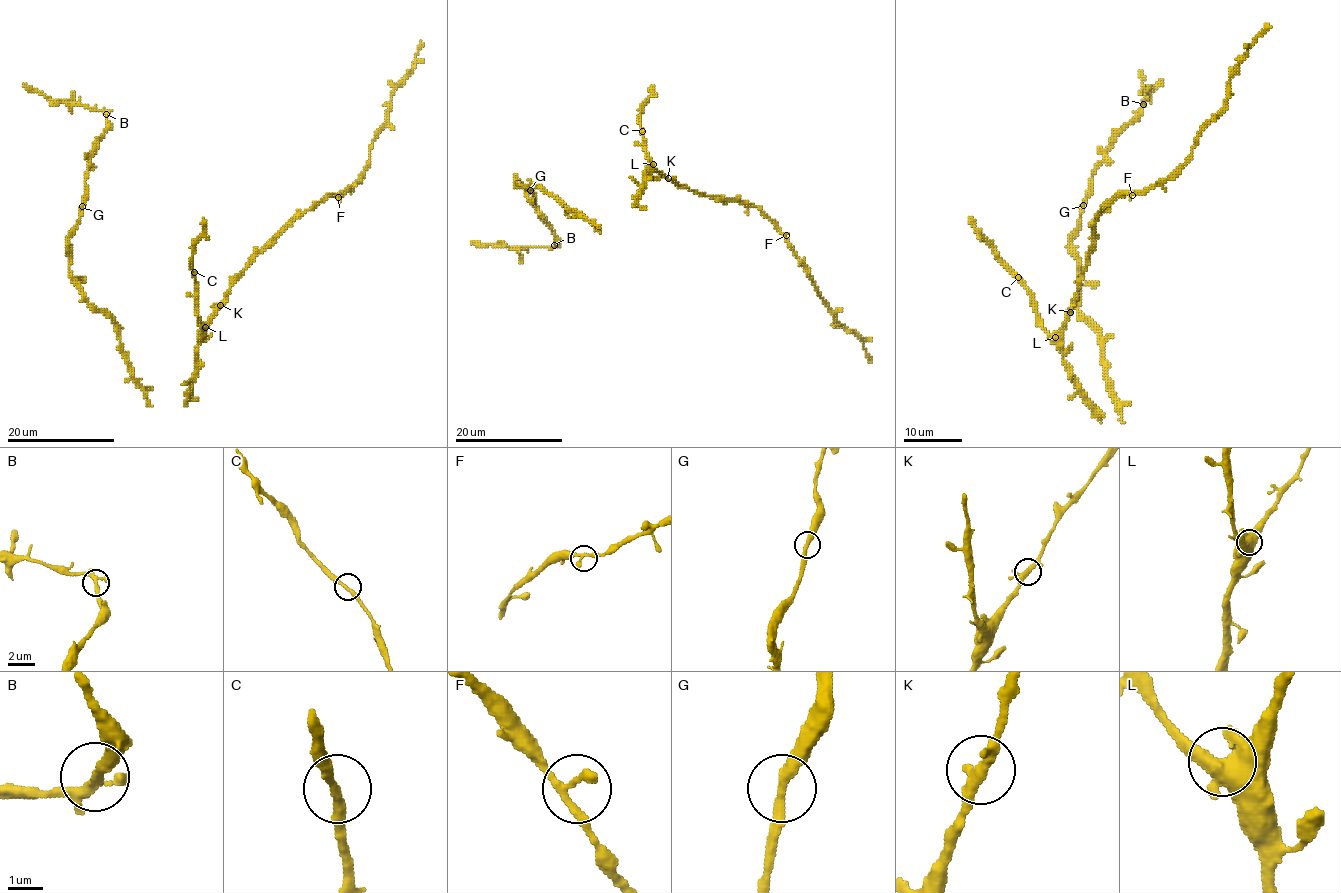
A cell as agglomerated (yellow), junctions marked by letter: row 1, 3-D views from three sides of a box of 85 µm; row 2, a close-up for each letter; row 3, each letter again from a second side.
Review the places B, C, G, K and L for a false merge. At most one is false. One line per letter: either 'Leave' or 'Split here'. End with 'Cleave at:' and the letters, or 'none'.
B: Leave
C: Leave
G: Leave
K: Leave
L: Leave
Cleave at: none

